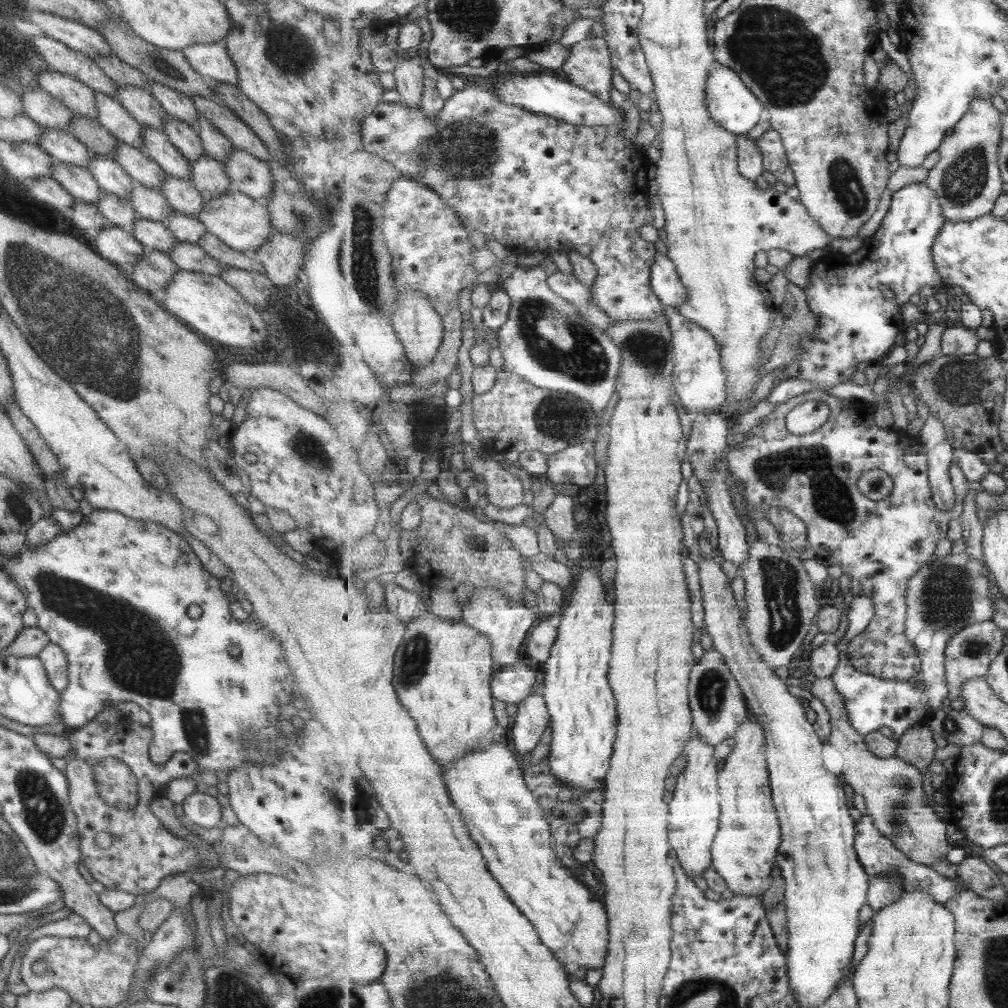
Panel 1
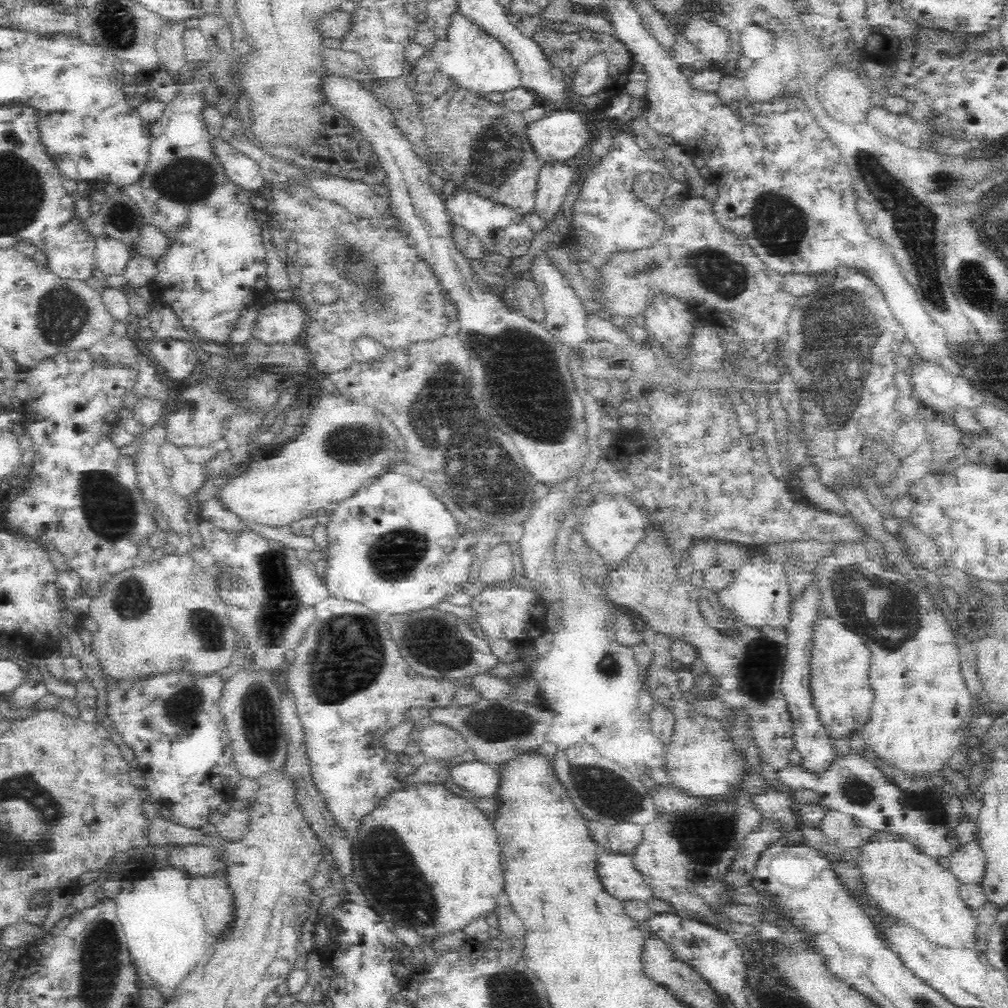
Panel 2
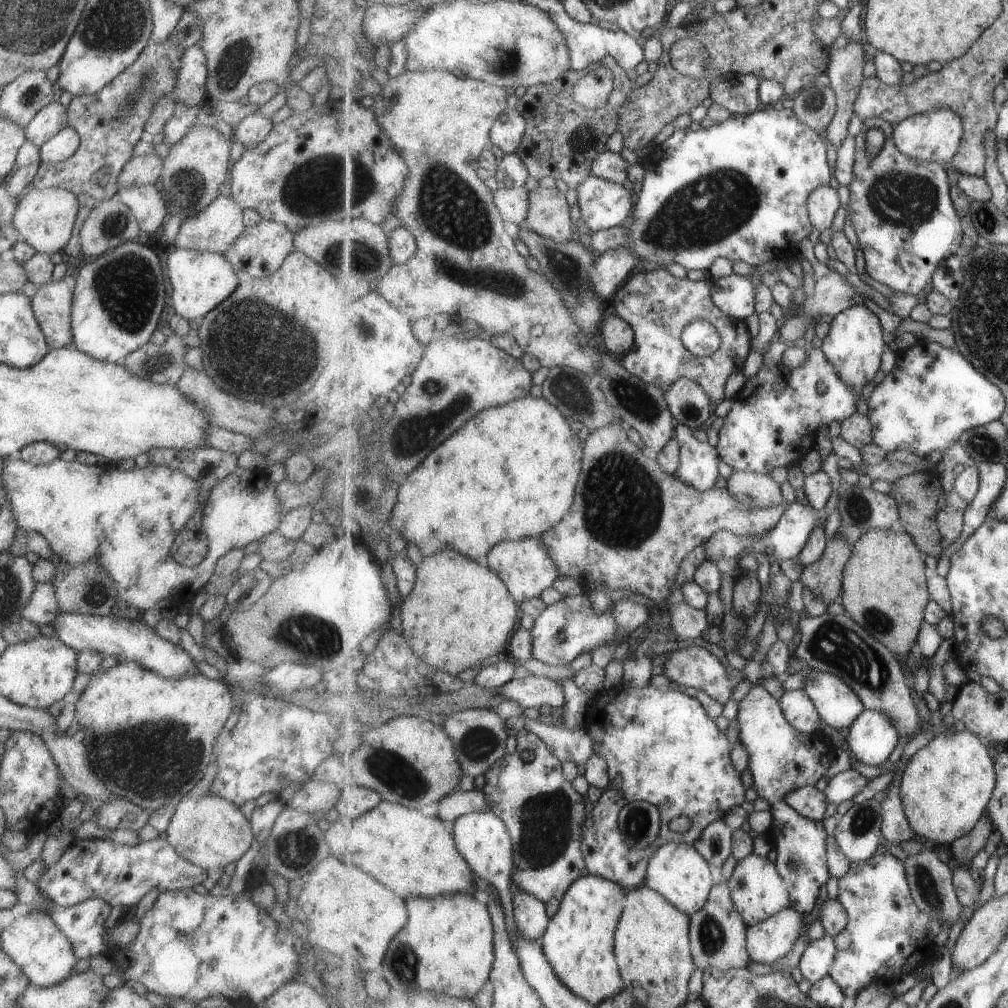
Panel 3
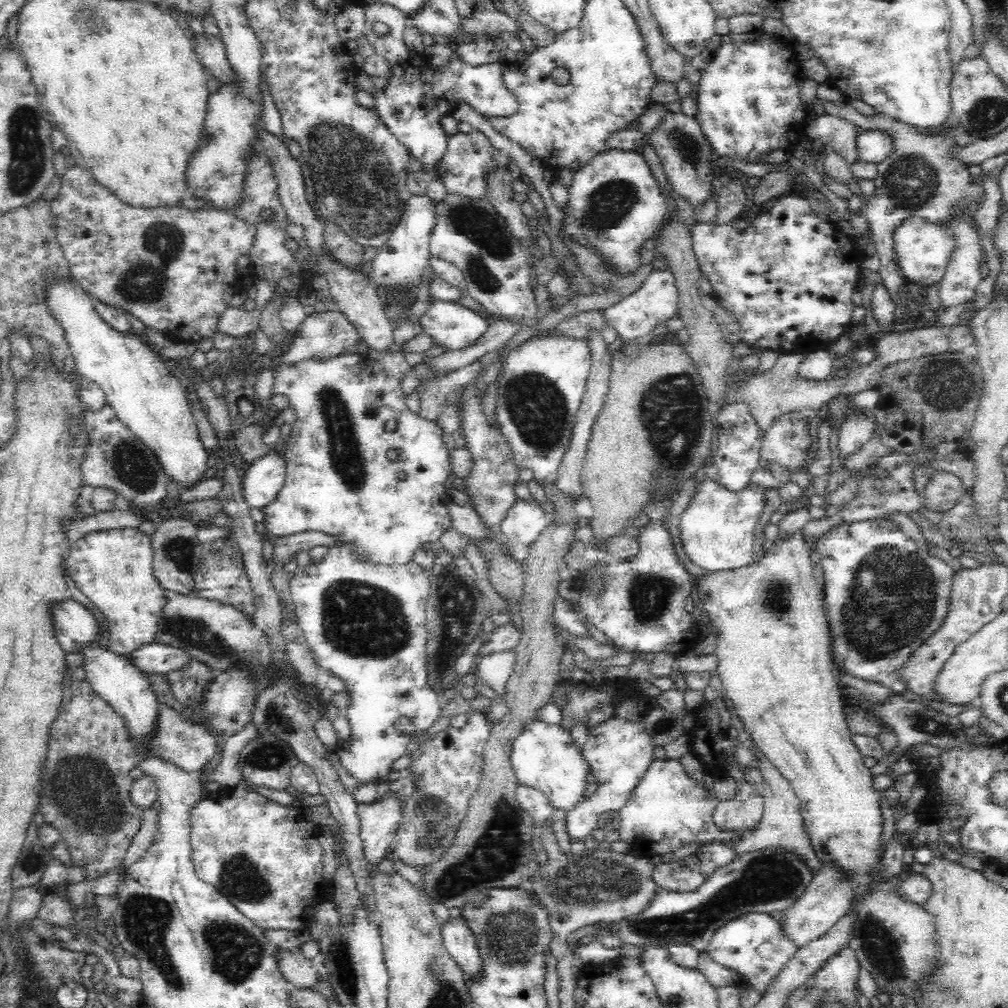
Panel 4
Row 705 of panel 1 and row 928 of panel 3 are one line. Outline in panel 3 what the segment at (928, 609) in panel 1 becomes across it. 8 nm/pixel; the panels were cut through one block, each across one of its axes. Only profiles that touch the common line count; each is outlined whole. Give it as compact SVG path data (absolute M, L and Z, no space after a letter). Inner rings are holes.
M883 845L866 861L852 862L847 874L838 879L838 899L846 906L849 924L841 934L834 936L837 956L831 965L830 975L842 986L848 998L858 994L876 981L894 984L906 974L917 972L939 956L937 936L941 934L943 923L923 912L914 900L907 875L906 863L895 858Z

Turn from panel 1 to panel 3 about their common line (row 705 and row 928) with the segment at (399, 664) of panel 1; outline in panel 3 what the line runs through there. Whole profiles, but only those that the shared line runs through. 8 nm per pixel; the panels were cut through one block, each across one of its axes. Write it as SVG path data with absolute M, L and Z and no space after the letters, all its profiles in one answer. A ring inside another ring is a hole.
M448 894L435 898L411 896L407 898L407 908L411 910L411 920L399 932L399 938L391 942L391 950L383 962L383 972L389 984L401 992L415 990L417 986L421 990L435 990L451 997L474 999L490 982L491 972L495 968L494 920L486 901L478 895L468 894Z

